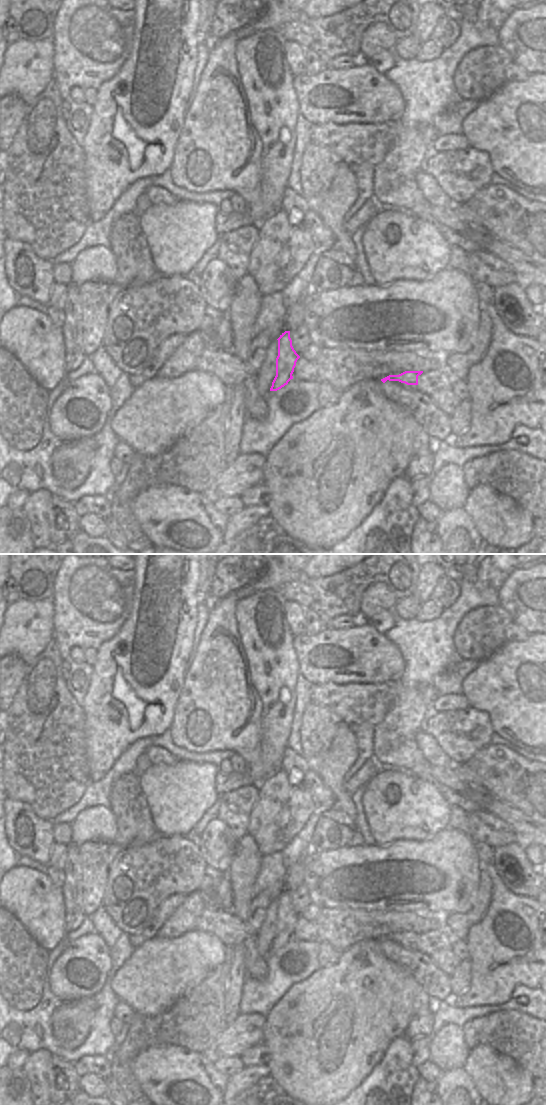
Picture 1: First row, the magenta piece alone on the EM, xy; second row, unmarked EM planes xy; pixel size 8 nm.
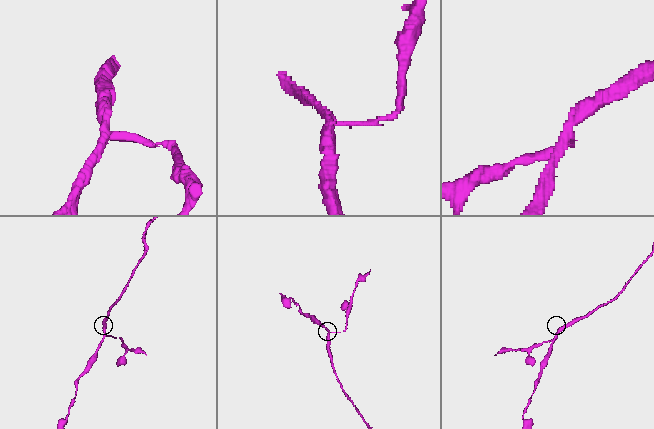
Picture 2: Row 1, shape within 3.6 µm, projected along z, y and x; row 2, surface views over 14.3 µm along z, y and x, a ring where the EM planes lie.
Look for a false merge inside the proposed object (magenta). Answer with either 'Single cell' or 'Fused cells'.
Fused cells.

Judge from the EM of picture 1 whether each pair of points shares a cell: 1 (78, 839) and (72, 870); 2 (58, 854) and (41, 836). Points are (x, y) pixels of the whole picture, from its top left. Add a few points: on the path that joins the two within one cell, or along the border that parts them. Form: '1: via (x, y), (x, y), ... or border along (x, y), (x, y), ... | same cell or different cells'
1: border along (71, 843), (77, 847) | different cells
2: border along (54, 843), (47, 864) | different cells

